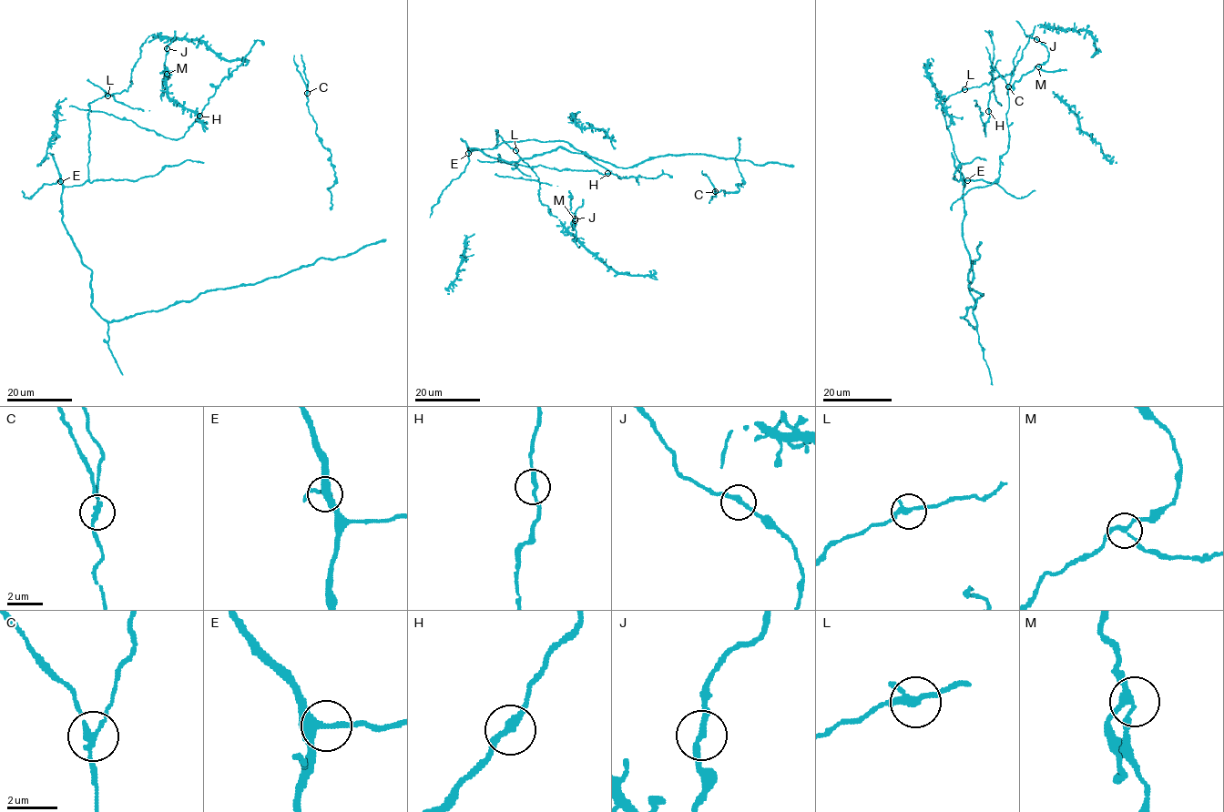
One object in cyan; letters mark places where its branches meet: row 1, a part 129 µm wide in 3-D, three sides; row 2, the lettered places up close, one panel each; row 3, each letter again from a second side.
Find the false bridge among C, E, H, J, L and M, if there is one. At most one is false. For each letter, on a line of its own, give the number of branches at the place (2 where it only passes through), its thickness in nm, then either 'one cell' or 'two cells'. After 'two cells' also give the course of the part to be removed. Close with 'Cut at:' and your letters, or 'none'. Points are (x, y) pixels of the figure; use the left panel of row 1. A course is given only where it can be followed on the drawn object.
C: 3 | 190 nm | two cells | (307, 92), (300, 55)
E: 3 | 240 nm | one cell
H: 2 | 240 nm | one cell
J: 2 | 240 nm | one cell
L: 3 | 200 nm | one cell
M: 3 | 200 nm | one cell
Cut at: C

